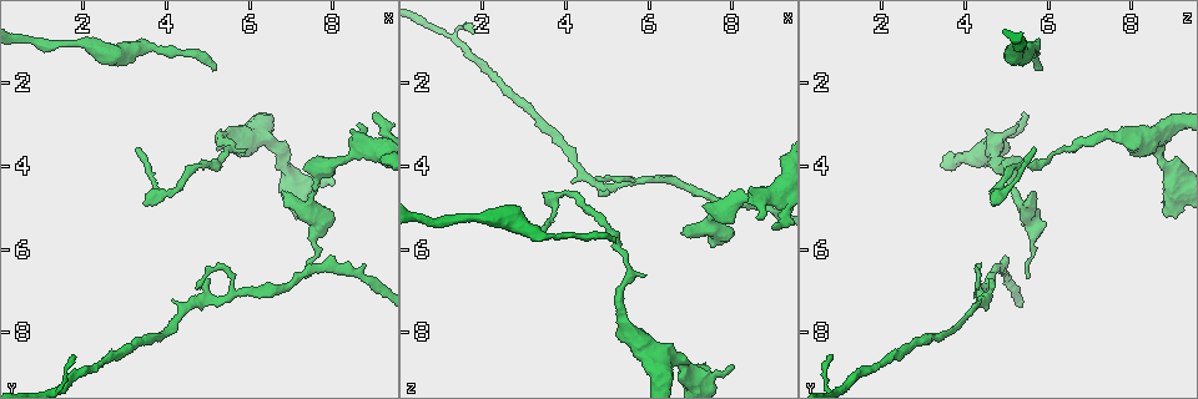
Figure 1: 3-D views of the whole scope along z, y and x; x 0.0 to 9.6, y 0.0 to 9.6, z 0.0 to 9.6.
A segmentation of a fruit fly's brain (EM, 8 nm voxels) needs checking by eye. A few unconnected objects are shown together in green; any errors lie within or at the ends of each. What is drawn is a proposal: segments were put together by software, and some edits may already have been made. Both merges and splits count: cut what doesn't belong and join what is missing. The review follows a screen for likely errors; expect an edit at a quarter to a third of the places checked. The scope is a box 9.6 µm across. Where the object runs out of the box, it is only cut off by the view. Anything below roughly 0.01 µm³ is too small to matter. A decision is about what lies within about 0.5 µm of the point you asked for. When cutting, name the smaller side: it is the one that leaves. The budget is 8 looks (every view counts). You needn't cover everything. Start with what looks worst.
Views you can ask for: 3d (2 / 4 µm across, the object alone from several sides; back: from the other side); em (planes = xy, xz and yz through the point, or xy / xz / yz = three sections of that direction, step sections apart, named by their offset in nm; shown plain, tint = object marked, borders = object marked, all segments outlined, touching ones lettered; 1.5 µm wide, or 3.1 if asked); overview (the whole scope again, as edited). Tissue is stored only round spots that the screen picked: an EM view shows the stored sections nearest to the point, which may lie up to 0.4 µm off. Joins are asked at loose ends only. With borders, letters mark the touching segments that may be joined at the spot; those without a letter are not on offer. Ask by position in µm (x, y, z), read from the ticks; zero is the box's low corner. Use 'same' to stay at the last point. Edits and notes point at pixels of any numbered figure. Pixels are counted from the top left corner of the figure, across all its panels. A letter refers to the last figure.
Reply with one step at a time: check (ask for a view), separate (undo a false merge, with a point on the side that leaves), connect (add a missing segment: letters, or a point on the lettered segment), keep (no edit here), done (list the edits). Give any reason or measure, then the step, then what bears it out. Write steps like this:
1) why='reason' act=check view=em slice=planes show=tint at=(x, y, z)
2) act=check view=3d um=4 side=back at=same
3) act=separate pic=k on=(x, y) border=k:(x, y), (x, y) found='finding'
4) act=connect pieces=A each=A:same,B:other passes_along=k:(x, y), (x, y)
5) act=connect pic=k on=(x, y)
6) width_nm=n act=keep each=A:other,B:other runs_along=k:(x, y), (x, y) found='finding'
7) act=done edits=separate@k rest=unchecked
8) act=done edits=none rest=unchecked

why='long arm stops here' act=check view=em slice=planes show=tint at=(5.25, 1.60, 5.85)

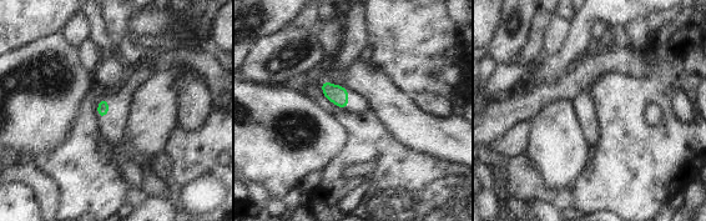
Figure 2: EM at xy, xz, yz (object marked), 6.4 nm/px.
why='what lies round it' act=check view=em slice=planes show=borders at=same

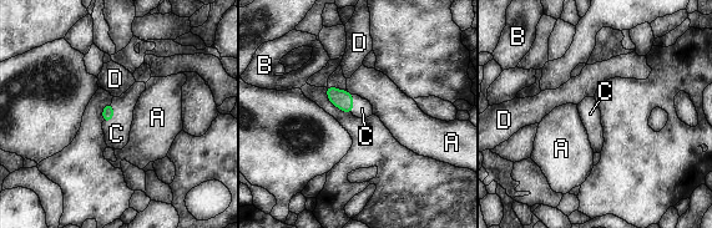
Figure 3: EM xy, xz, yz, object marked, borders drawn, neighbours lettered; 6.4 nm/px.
act=connect pieces=C each=A:other,B:other,C:same,D:other found='it goes on there'

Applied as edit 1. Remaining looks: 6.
why='free end' act=check view=em slice=planes show=borders at=(8.00, 4.40, 8.80)

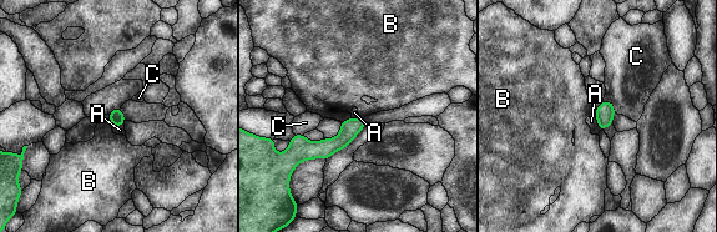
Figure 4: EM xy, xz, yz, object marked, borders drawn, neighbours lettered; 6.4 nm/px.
longest_contact=A:110nm act=keep each=A:other,B:other,C:other found='none of them fits'

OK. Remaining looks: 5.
why='thin end' act=check view=3d um=4 at=(1.80, 8.55, 0.85)

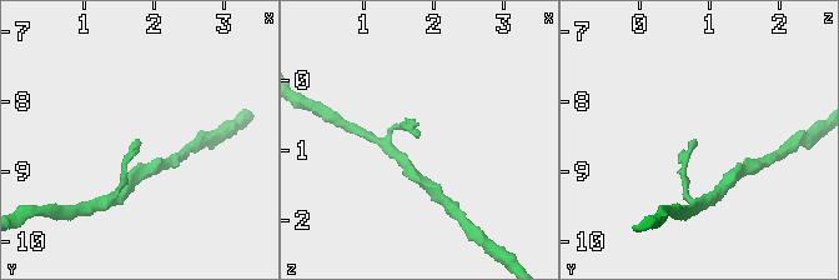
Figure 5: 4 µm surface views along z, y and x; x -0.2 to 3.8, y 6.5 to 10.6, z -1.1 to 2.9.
why='need the tissue' act=check view=em slice=yz step=8 show=tint at=(1.80, 8.50, 0.75)

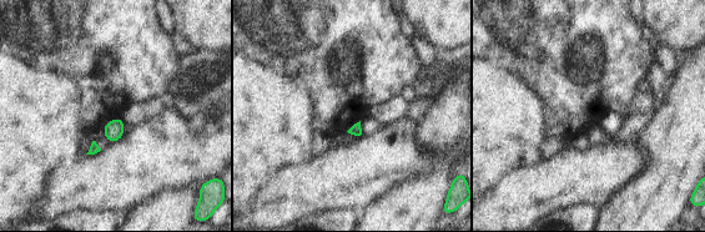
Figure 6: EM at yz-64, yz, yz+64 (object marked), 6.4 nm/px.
why='another direction' act=check view=em slice=planes show=borders at=same

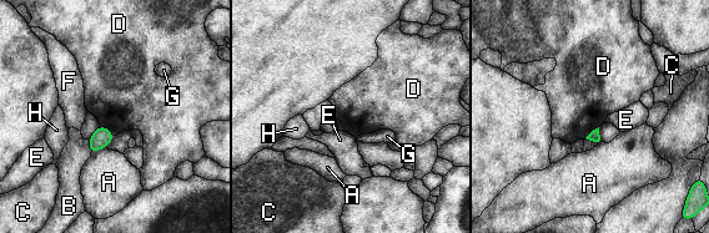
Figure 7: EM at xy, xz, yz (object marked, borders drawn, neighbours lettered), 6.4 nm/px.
longest_contact=D:120nm act=keep each=A:other,B:other,C:other,D:other,E:other,F:other,G:other,H:other border=7:(100, 125), (115, 135) found='none of them fits'

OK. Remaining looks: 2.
act=done edits=connect@3 rest=unchecked

